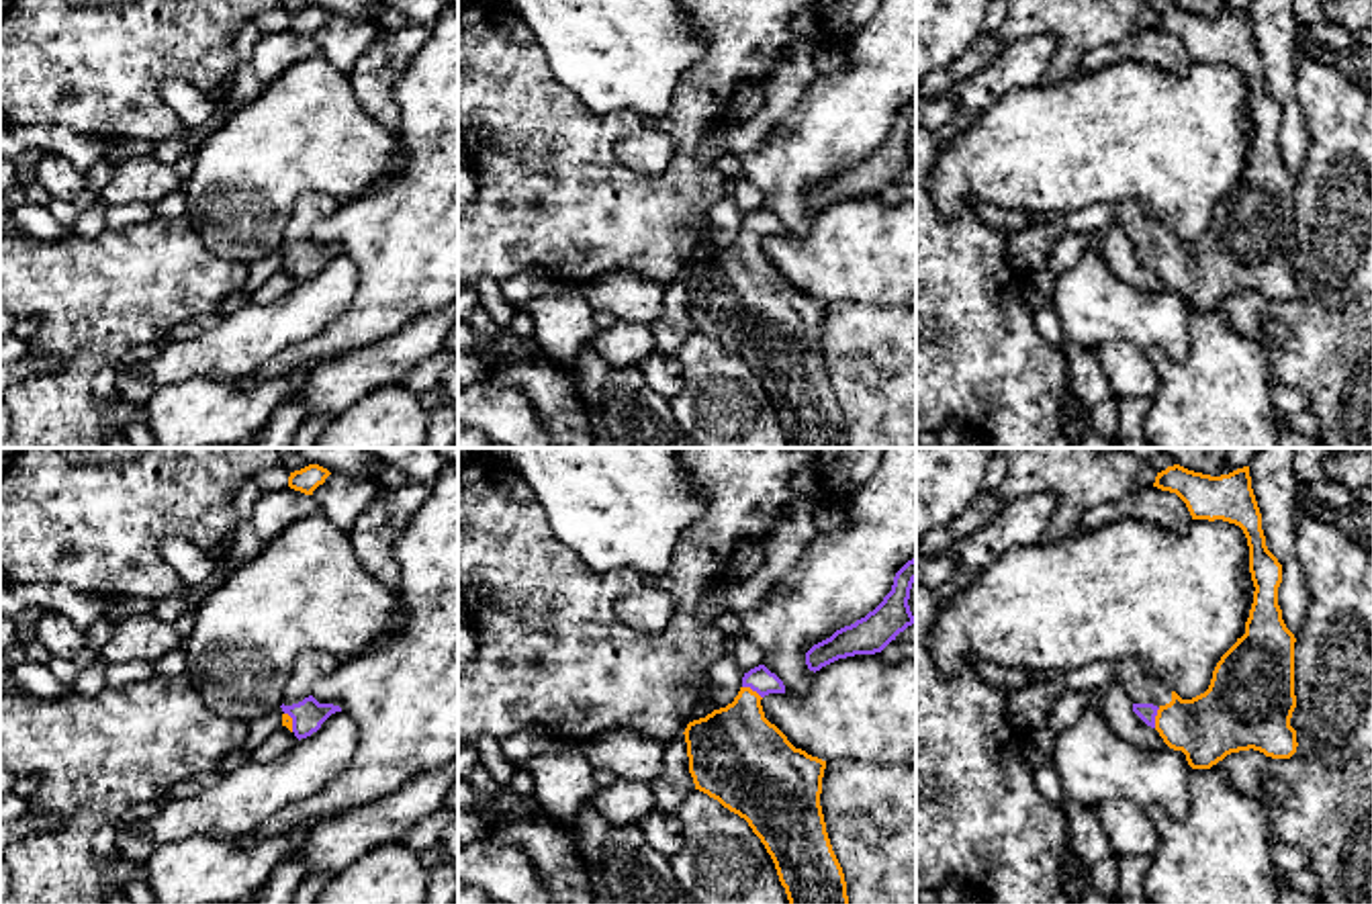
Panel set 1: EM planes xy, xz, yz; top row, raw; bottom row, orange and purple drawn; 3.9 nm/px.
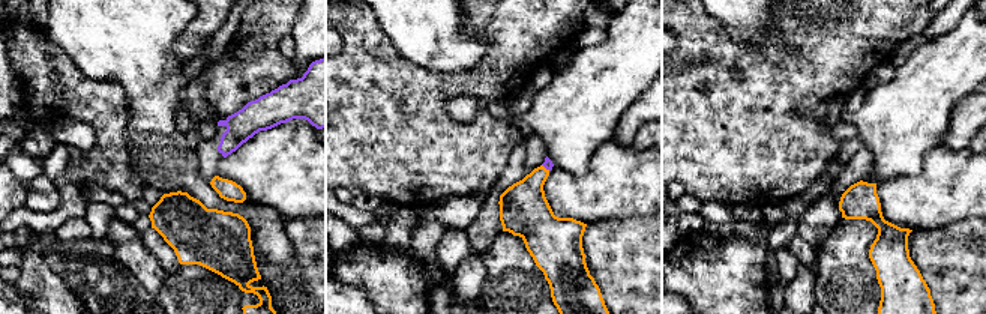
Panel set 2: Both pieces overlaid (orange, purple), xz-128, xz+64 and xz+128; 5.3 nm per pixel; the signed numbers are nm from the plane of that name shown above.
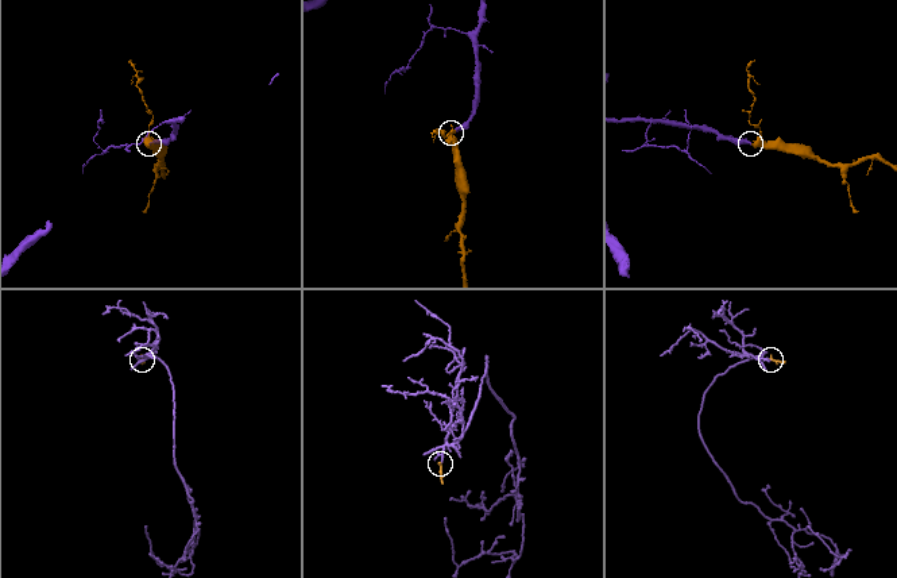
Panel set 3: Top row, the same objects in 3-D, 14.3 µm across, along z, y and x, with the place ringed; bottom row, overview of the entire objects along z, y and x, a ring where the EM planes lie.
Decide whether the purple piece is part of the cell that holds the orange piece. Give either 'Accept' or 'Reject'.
Accept

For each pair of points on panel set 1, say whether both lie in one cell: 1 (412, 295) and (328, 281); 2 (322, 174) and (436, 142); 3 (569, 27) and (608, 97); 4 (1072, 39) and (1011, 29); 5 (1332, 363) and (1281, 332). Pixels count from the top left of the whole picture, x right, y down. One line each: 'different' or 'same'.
1: different
2: different
3: same
4: same
5: different

